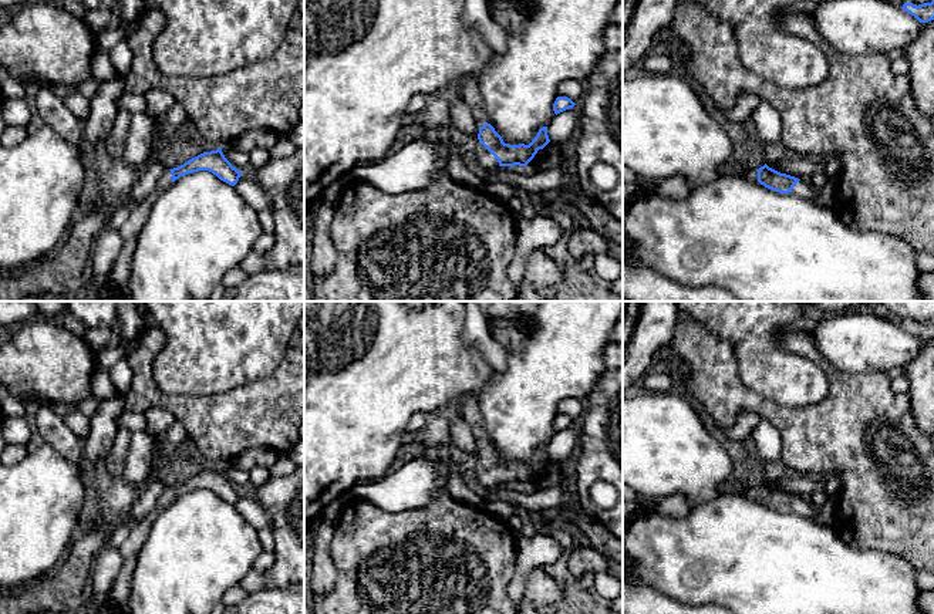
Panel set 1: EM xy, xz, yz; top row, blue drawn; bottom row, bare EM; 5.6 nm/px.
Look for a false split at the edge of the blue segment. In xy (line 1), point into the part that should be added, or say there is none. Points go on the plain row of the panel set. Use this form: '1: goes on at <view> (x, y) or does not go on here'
1: goes on at xy (130, 549)

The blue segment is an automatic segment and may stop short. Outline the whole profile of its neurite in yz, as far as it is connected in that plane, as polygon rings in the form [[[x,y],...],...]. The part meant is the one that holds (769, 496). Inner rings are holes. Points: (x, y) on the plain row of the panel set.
[[[766,482],[759,488],[748,489],[745,493],[752,499],[759,500],[765,506],[779,512],[793,510],[802,515],[813,515],[809,500],[800,499],[786,492],[780,492],[769,486]]]

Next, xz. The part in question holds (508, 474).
[[[465,395],[459,402],[458,412],[471,426],[479,446],[469,463],[469,470],[473,479],[485,489],[493,489],[500,485],[526,485],[537,469],[550,460],[547,445],[543,445],[529,463],[505,462],[502,455],[488,441],[476,395]]]

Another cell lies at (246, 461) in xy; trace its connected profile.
[[[250,448],[242,452],[230,465],[249,473],[256,466],[270,468],[277,458],[277,452],[273,449]]]

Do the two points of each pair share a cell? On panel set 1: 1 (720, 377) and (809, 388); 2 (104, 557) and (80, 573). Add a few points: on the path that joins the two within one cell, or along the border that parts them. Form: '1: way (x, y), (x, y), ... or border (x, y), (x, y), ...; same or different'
1: border (732, 347), (739, 378), (754, 392), (769, 398); different
2: border (104, 545), (95, 557), (90, 577); different

